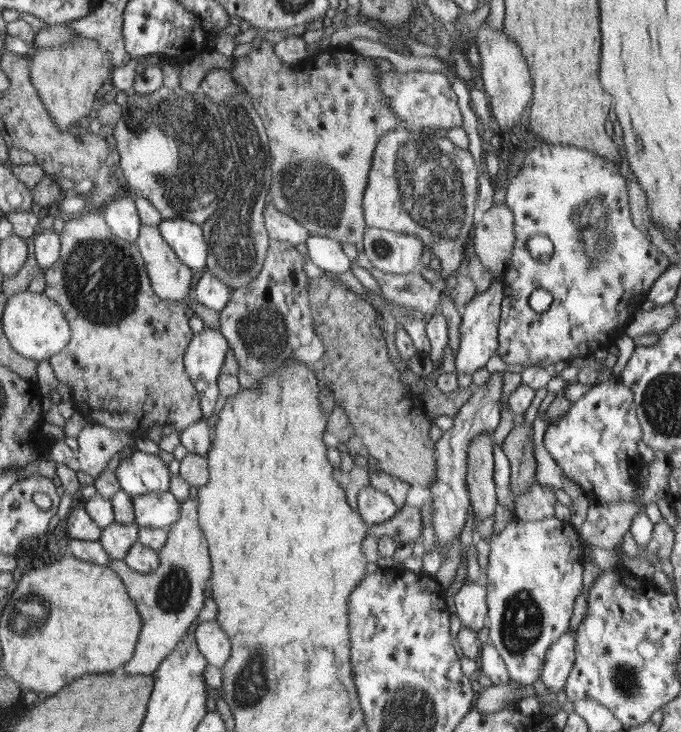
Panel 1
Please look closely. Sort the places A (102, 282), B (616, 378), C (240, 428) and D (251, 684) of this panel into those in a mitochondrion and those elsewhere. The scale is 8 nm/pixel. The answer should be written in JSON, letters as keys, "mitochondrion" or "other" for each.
{"A":"mitochondrion","B":"other","C":"other","D":"mitochondrion"}

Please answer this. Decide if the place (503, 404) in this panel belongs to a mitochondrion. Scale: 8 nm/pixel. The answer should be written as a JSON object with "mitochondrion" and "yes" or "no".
{"mitochondrion":"no"}

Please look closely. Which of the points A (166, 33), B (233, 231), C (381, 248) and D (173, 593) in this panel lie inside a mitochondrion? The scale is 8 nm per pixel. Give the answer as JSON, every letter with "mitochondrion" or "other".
{"A":"other","B":"mitochondrion","C":"mitochondrion","D":"mitochondrion"}

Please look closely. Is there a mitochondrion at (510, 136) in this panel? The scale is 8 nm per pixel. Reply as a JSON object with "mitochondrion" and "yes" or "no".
{"mitochondrion":"no"}

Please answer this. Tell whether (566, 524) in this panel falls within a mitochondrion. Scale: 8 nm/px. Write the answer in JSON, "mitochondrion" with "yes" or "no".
{"mitochondrion":"no"}

